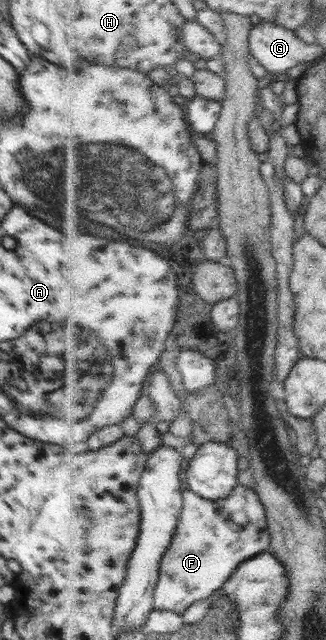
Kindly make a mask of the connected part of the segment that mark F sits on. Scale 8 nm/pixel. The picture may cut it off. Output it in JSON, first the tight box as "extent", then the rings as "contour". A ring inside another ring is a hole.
{"extent":[155,484,272,614],"contour":[[[239,484],[227,499],[209,500],[193,489],[184,492],[184,514],[175,534],[173,544],[162,560],[161,576],[155,593],[157,610],[175,610],[185,614],[193,602],[213,596],[219,588],[232,579],[241,564],[272,548],[272,532],[268,508],[256,488]]]}

